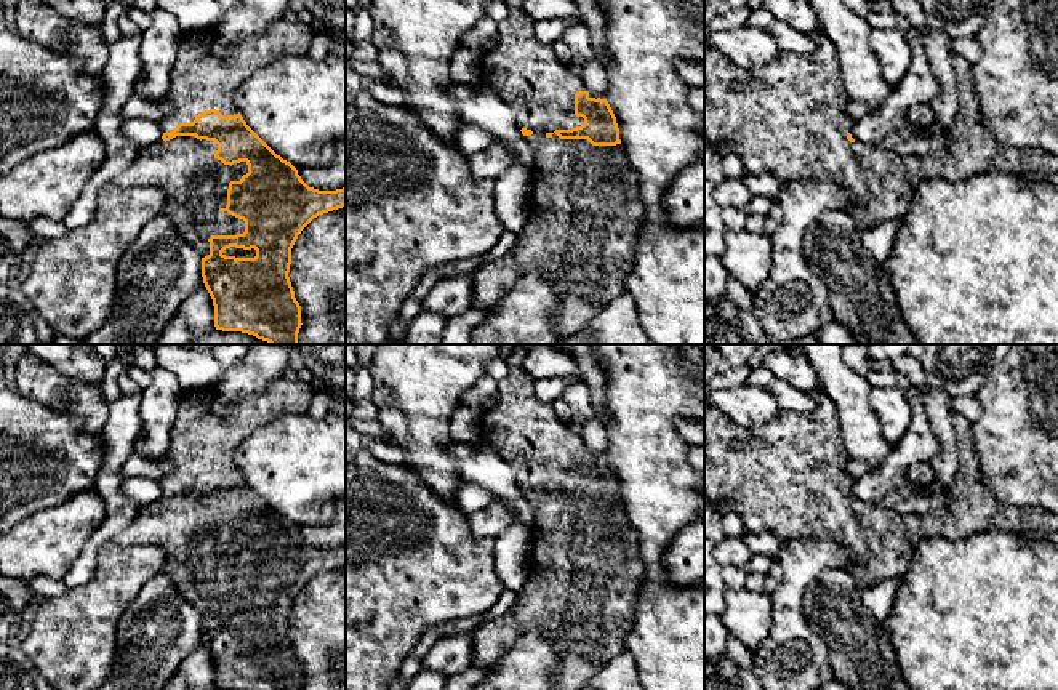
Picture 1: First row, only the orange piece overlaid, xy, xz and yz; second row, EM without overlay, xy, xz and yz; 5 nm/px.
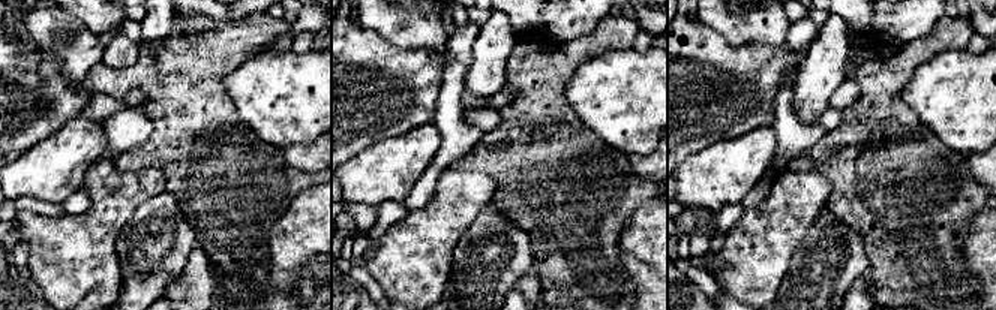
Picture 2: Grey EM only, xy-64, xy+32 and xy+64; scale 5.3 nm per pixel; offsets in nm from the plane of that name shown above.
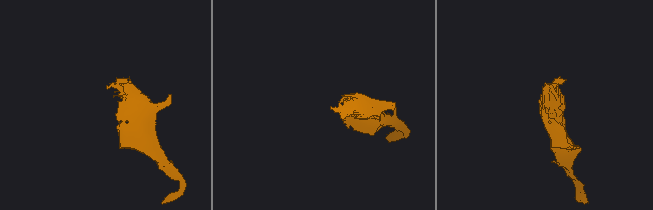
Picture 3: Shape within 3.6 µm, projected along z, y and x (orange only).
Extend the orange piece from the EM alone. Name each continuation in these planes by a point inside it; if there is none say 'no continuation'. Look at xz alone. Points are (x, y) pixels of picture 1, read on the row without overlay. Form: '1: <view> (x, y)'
1: xz (585, 572)

